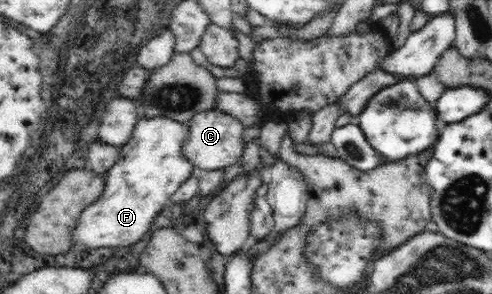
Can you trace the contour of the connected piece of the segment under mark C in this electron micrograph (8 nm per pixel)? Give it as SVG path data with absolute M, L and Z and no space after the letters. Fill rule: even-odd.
M219 109L198 113L187 122L190 132L183 144L183 155L195 168L207 171L224 169L237 163L243 153L243 124L232 115Z

